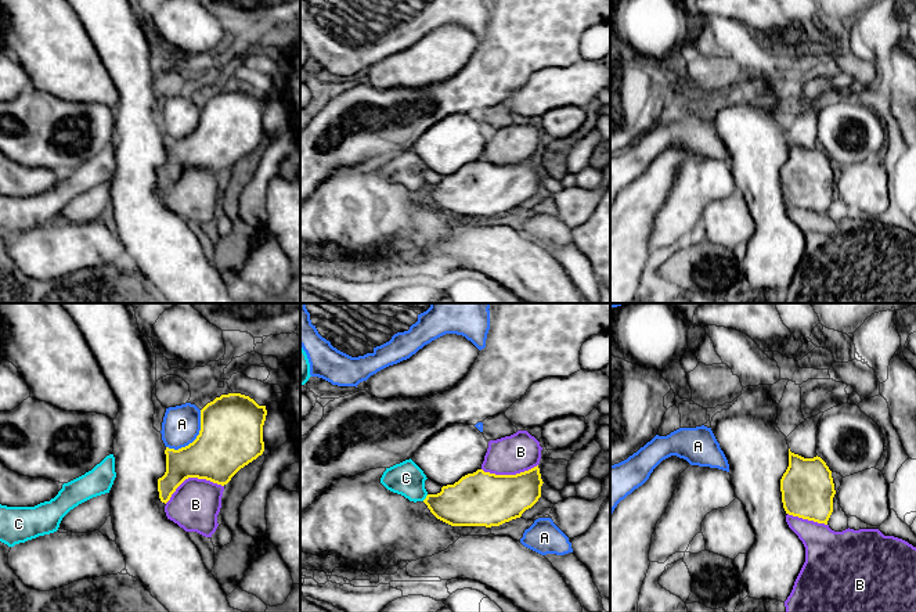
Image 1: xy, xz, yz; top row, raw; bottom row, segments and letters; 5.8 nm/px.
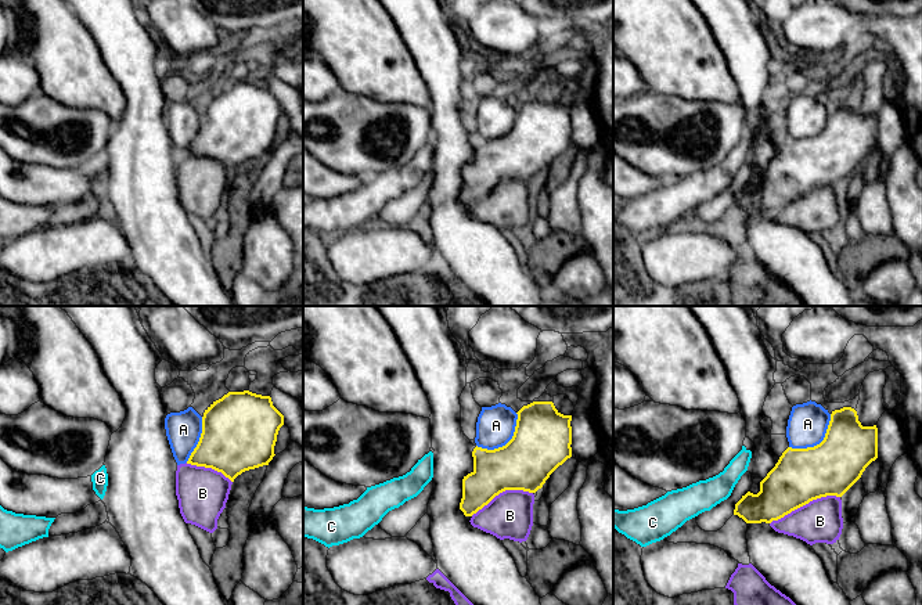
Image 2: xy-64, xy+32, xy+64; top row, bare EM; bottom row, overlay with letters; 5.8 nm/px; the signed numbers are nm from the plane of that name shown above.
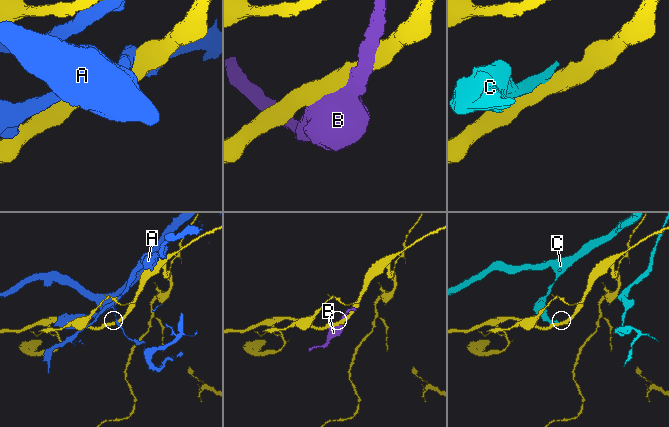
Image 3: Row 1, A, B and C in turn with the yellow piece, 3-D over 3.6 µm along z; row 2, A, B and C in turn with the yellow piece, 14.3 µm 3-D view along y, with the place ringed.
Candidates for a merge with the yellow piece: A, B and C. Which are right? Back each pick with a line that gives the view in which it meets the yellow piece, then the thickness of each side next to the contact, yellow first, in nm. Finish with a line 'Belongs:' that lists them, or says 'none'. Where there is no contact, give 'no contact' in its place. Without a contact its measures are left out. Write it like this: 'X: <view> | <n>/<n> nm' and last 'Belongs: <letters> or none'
Belongs: none

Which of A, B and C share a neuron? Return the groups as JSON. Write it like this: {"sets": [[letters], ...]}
{"sets": [["A"], ["B"], ["C"]]}

